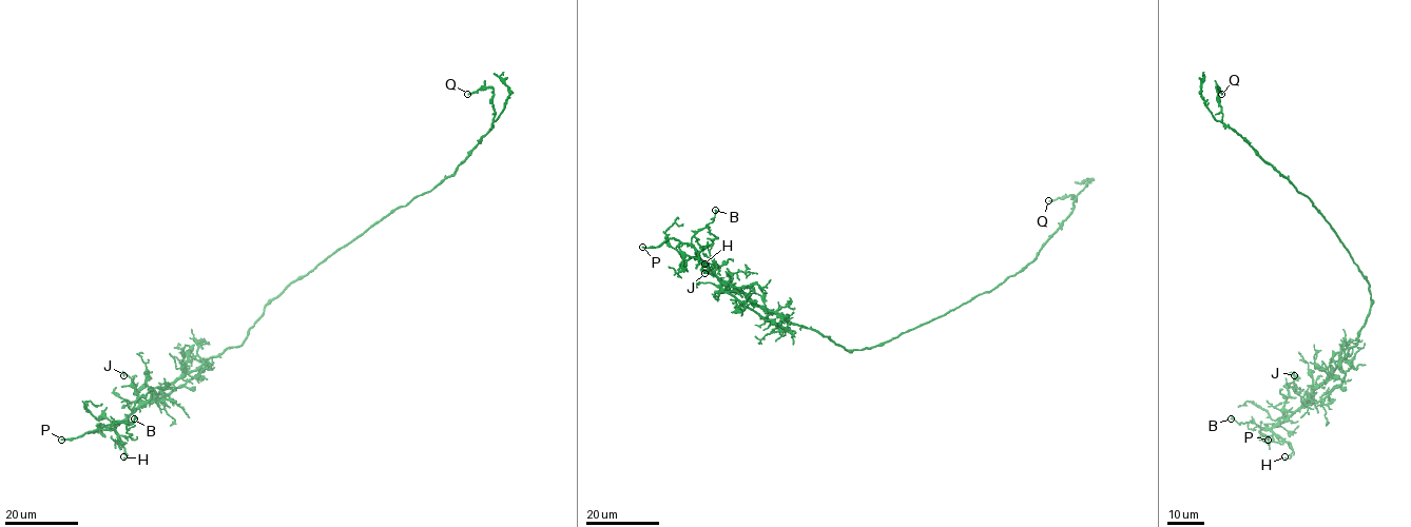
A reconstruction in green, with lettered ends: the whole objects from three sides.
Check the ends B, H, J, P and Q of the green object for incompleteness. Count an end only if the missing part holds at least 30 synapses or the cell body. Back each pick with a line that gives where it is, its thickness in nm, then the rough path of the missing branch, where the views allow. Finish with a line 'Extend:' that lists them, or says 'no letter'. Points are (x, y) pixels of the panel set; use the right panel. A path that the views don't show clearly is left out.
P: (1268, 440) | 200 nm | (1268, 440), (1263, 442), (1257, 433), (1286, 442)
Extend: P

